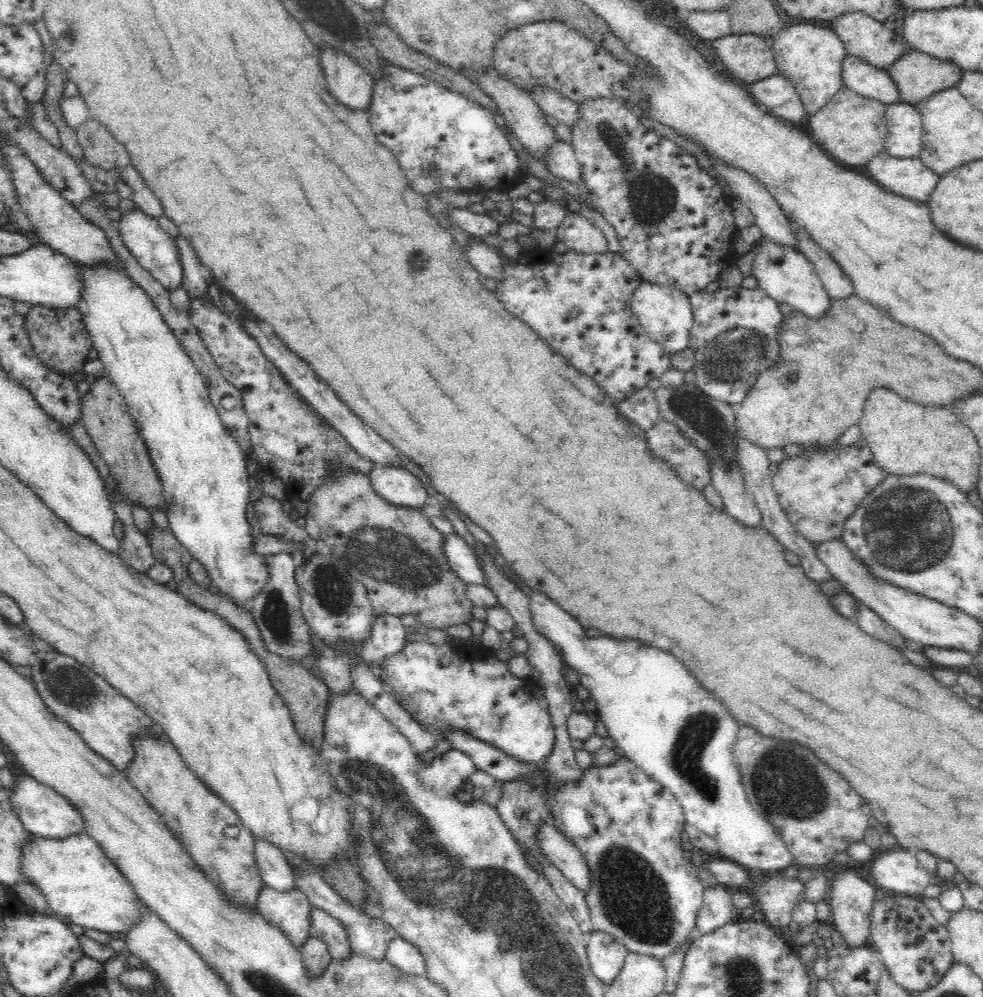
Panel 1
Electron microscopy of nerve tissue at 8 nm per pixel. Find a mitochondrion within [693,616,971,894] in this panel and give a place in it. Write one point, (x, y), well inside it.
(786, 785)

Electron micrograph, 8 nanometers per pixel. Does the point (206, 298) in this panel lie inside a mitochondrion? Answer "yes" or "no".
no

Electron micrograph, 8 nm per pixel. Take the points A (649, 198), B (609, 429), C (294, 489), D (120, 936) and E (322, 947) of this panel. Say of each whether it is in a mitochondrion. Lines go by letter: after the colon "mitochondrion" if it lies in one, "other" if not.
A: mitochondrion
B: other
C: other
D: other
E: other

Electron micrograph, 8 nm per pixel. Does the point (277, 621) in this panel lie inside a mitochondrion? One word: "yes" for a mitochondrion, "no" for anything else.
yes

